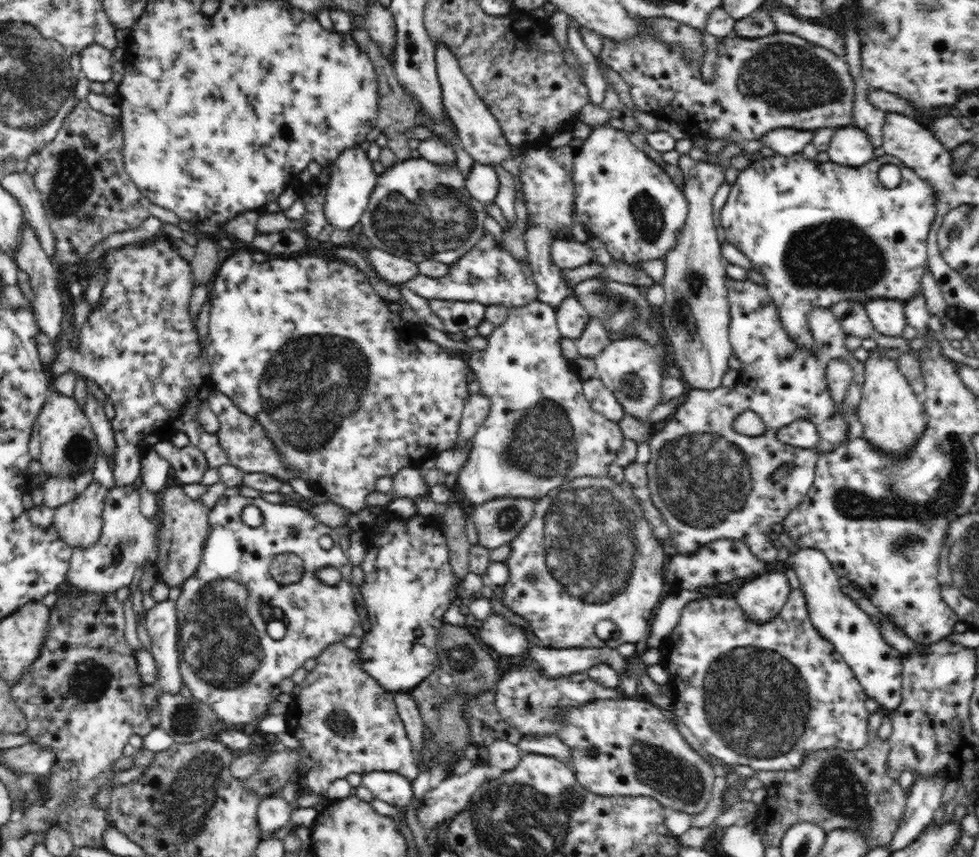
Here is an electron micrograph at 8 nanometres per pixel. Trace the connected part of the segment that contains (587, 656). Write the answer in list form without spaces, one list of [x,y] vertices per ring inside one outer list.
[[[541,645],[528,648],[538,671],[548,678],[560,678],[574,673],[586,672],[595,664],[604,663],[614,667],[618,678],[626,668],[625,659],[616,647],[564,647],[555,649]]]

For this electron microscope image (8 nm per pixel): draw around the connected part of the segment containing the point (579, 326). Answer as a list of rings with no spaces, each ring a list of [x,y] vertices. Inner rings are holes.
[[[574,294],[568,295],[560,306],[557,306],[556,316],[562,337],[572,339],[574,342],[582,336],[582,331],[586,330],[586,323],[589,321],[586,307]]]

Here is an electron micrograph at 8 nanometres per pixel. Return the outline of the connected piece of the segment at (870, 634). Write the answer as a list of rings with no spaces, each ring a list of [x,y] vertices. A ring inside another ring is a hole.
[[[804,547],[792,554],[786,560],[786,565],[796,572],[800,581],[799,589],[806,597],[808,615],[816,630],[832,642],[834,648],[840,653],[850,669],[854,671],[856,679],[864,687],[867,697],[874,698],[879,708],[894,712],[901,703],[901,672],[902,661],[905,654],[892,648],[880,634],[878,627],[866,615],[858,603],[849,595],[842,593],[840,577],[836,574],[832,563],[822,551],[816,548]]]

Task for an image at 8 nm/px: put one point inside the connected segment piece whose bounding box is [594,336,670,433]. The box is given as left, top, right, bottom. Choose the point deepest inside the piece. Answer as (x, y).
(632, 369)

